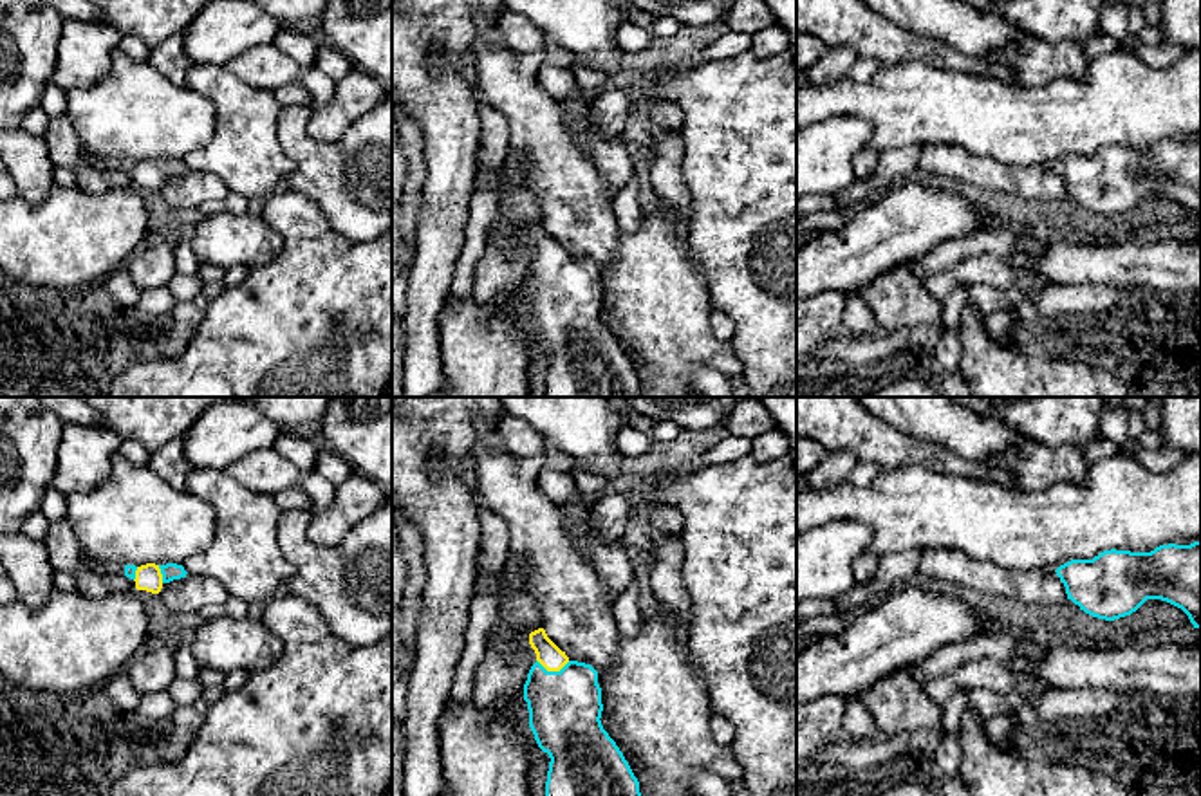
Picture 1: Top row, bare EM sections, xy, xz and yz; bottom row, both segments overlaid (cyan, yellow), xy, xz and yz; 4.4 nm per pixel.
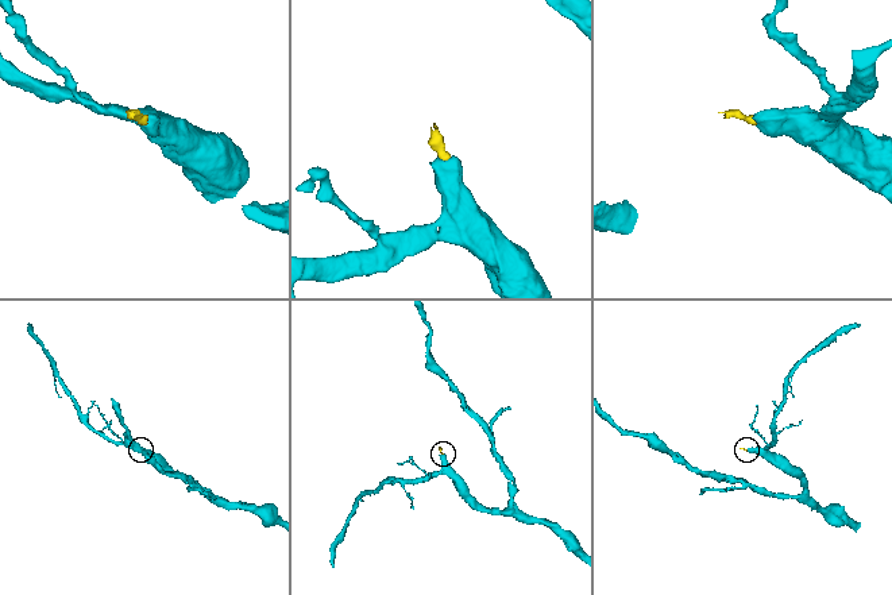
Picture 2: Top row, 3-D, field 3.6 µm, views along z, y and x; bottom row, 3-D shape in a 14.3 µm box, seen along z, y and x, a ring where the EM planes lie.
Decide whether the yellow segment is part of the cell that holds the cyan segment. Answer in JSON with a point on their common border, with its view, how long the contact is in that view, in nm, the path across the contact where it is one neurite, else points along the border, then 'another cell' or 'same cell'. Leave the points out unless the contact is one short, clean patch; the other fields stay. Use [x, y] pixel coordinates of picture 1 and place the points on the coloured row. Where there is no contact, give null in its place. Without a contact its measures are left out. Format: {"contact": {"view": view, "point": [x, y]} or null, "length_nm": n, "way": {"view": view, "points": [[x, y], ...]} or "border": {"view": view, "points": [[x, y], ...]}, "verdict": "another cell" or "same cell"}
{"contact": {"view": "xz", "point": [553, 672]}, "length_nm": 150, "way": {"view": "xz", "points": [[564, 706], [553, 672], [549, 656]]}, "verdict": "same cell"}

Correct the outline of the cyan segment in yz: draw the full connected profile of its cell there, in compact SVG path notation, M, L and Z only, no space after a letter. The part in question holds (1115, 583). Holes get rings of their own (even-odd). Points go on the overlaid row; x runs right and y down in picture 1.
M1201 541L1159 545L1150 552L1111 549L1093 560L1071 560L1055 572L1066 587L1067 599L1093 617L1114 621L1131 616L1147 599L1161 599L1181 608L1194 628L1201 630Z

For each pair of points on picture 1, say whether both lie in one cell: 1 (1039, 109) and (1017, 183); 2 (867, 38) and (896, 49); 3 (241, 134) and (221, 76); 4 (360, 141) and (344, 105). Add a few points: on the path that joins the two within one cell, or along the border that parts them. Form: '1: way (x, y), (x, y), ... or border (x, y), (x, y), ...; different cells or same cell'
1: border (981, 156), (992, 156), (1019, 166), (1053, 166); different cells
2: way (875, 38), (889, 46); same cell
3: way (241, 120), (241, 107), (226, 91); same cell
4: border (372, 107), (335, 141), (313, 139); different cells

